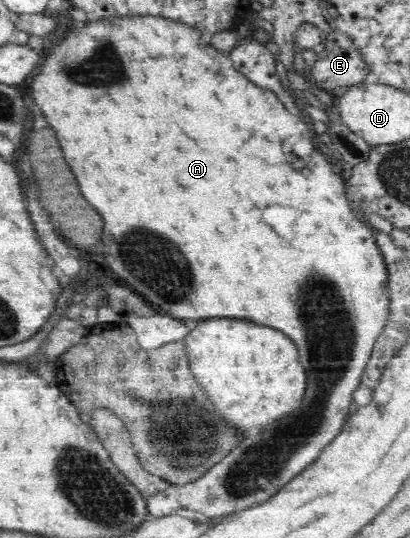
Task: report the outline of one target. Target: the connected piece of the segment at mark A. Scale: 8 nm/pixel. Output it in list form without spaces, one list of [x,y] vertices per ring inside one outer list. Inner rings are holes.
[[[134,16],[134,17],[126,17],[124,19],[116,19],[112,18],[96,20],[96,21],[86,21],[86,23],[82,25],[75,25],[69,28],[64,33],[64,38],[59,44],[47,45],[44,53],[44,61],[42,61],[41,67],[38,69],[30,79],[32,81],[28,81],[25,89],[30,95],[32,95],[32,99],[34,99],[34,103],[42,109],[42,113],[48,117],[48,121],[50,121],[50,125],[52,125],[52,129],[56,131],[56,135],[58,135],[58,141],[60,141],[60,145],[62,145],[62,151],[64,151],[64,157],[66,157],[66,161],[68,161],[68,165],[72,167],[72,171],[76,173],[76,179],[78,179],[78,183],[80,183],[80,189],[82,189],[82,193],[84,193],[84,197],[98,211],[100,211],[100,215],[104,217],[104,225],[103,232],[101,233],[100,241],[103,242],[103,245],[106,245],[106,261],[112,265],[112,269],[114,269],[114,273],[118,273],[118,277],[122,277],[132,289],[136,289],[142,298],[148,303],[153,309],[154,313],[160,314],[163,316],[170,316],[180,321],[185,319],[191,319],[199,321],[204,321],[204,319],[238,319],[240,321],[252,321],[252,323],[256,325],[266,325],[266,327],[274,327],[274,329],[278,329],[278,331],[282,331],[282,334],[290,337],[296,345],[298,345],[298,351],[300,351],[300,363],[302,363],[302,367],[306,367],[307,373],[307,388],[306,395],[304,395],[304,401],[302,401],[302,405],[300,405],[300,409],[302,411],[292,411],[288,417],[284,417],[284,419],[280,419],[280,421],[274,422],[272,425],[269,425],[266,428],[266,433],[262,433],[261,437],[258,437],[256,441],[252,441],[252,443],[244,443],[241,446],[236,446],[231,451],[230,455],[227,455],[221,462],[214,464],[202,477],[191,481],[190,483],[185,483],[184,485],[172,485],[168,486],[168,489],[164,489],[164,491],[160,491],[160,493],[154,493],[154,495],[150,495],[147,498],[147,506],[149,513],[156,517],[169,516],[172,514],[176,514],[176,510],[180,508],[191,509],[194,511],[202,512],[210,521],[215,522],[216,520],[222,520],[223,518],[228,517],[229,514],[236,513],[238,511],[245,510],[250,506],[254,506],[256,504],[260,504],[272,497],[272,495],[276,495],[290,479],[294,479],[294,475],[298,475],[298,473],[302,473],[310,463],[314,463],[314,459],[318,459],[318,455],[322,453],[322,449],[326,447],[334,439],[342,427],[344,427],[345,421],[348,418],[348,406],[353,402],[353,395],[356,391],[356,388],[361,385],[362,376],[364,370],[366,369],[368,360],[371,358],[371,353],[378,339],[378,336],[382,334],[384,331],[384,327],[386,327],[386,323],[388,323],[388,313],[389,313],[389,305],[390,305],[390,286],[388,286],[388,268],[386,268],[386,263],[384,262],[384,256],[378,247],[375,235],[377,230],[372,228],[372,226],[367,223],[367,221],[359,215],[358,212],[350,209],[351,202],[349,199],[346,199],[346,189],[344,189],[344,181],[342,181],[342,177],[340,175],[336,175],[334,173],[334,169],[332,169],[332,165],[330,165],[330,161],[320,153],[320,151],[314,151],[312,153],[312,159],[310,159],[310,163],[304,167],[304,169],[300,169],[300,171],[296,171],[290,163],[286,163],[286,155],[284,155],[284,151],[282,151],[282,143],[286,141],[286,139],[290,139],[290,137],[312,137],[310,133],[310,129],[308,129],[308,125],[304,123],[304,119],[309,121],[306,116],[296,116],[292,115],[292,113],[288,113],[282,101],[278,99],[276,94],[269,89],[258,87],[254,82],[250,81],[243,73],[240,73],[236,68],[233,67],[231,58],[228,56],[222,55],[221,51],[217,49],[212,49],[204,39],[202,39],[202,33],[200,31],[196,31],[196,29],[192,29],[192,27],[187,26],[186,24],[175,22],[174,20],[169,20],[163,17],[156,16]],[[124,57],[124,79],[118,79],[118,77],[114,77],[114,73],[116,73],[116,59],[122,59]],[[280,213],[282,213],[282,219],[286,219],[286,215],[288,215],[288,221],[284,223],[272,223],[272,219],[274,217],[280,217]]]

